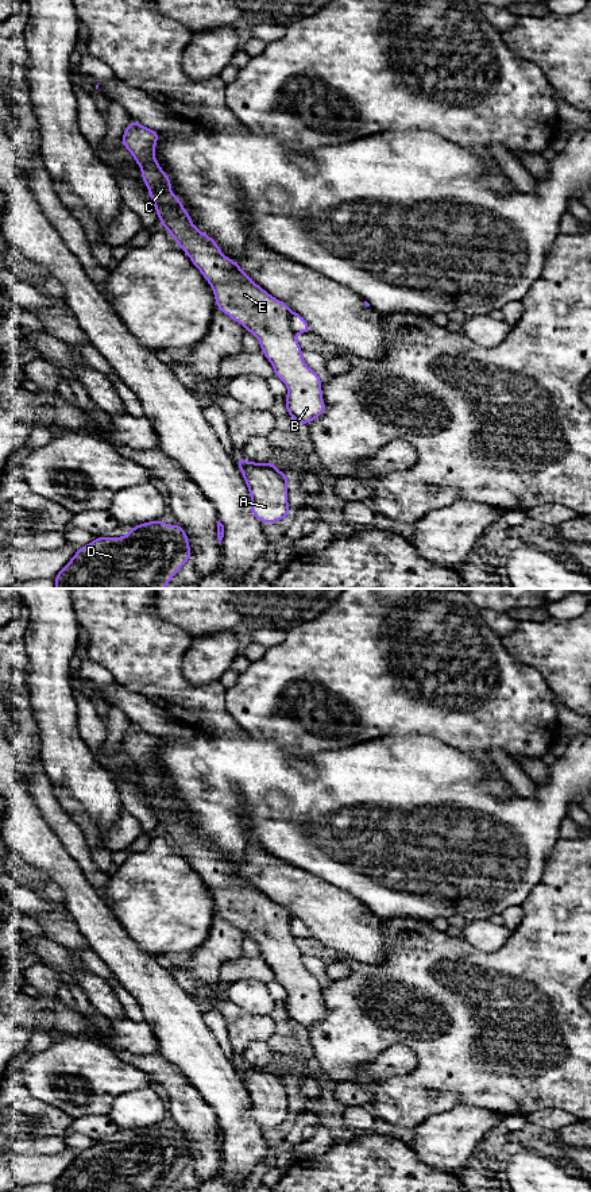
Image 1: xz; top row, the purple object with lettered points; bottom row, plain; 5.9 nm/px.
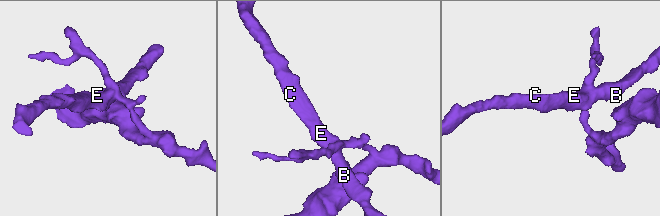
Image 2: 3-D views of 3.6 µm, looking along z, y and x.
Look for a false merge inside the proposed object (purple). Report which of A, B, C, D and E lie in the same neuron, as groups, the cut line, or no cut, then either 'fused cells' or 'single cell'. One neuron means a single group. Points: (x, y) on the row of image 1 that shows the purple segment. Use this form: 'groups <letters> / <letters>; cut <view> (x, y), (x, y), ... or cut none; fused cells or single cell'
groups A D / B C E; cut xz (290, 312), (290, 328), (294, 334); fused cells

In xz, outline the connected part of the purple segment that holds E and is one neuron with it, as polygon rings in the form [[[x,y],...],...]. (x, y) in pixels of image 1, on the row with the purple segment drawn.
[[[134,119],[123,132],[121,146],[131,153],[135,162],[140,166],[142,180],[150,190],[148,197],[154,201],[161,227],[170,232],[179,248],[188,254],[190,262],[200,270],[205,281],[212,285],[216,308],[258,337],[260,352],[274,367],[274,377],[283,381],[287,386],[285,406],[289,416],[297,424],[310,424],[327,410],[327,406],[322,400],[320,374],[309,369],[304,362],[302,348],[291,329],[291,309],[287,304],[274,298],[255,283],[240,269],[237,262],[223,255],[220,246],[193,224],[189,211],[182,208],[182,200],[171,193],[171,180],[161,169],[158,159],[154,157],[158,138],[159,131],[143,127]]]

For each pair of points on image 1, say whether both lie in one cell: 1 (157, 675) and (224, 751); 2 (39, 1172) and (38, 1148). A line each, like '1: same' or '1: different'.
1: different
2: different

